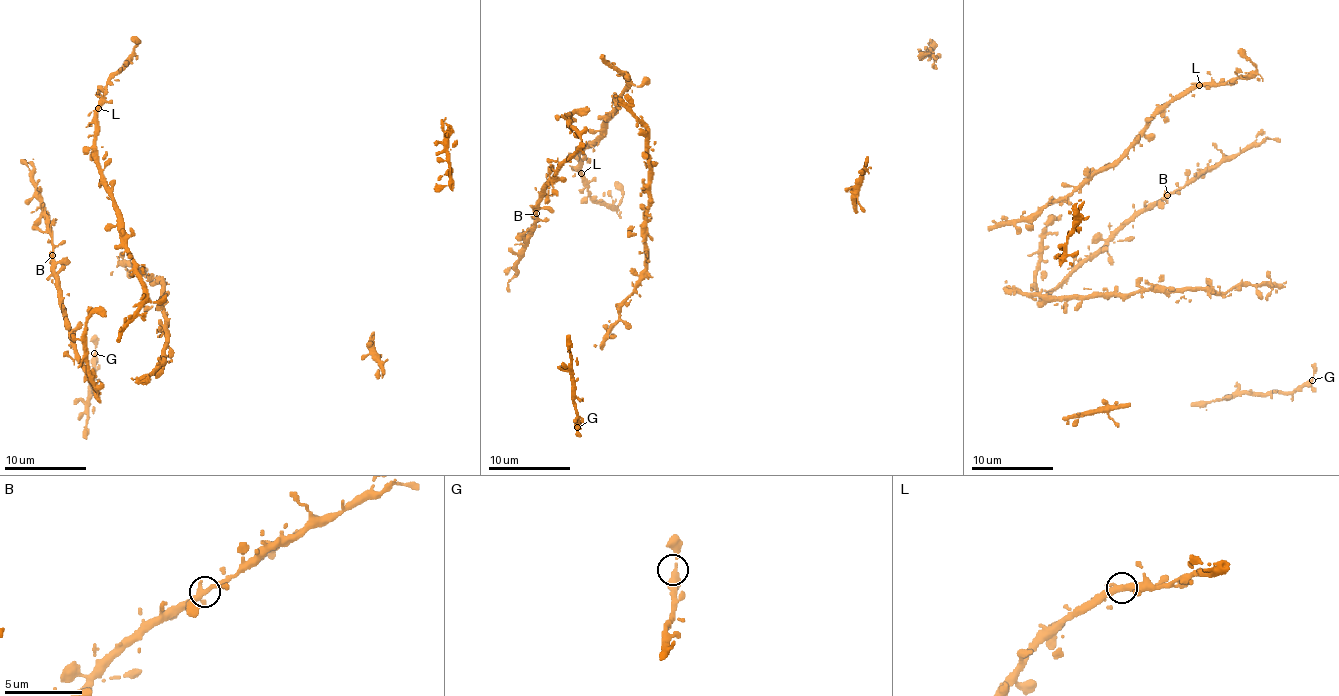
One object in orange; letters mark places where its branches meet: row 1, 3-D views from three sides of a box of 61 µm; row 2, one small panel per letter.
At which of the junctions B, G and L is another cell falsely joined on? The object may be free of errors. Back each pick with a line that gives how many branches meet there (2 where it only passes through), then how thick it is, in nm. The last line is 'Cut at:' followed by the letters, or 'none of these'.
Cut at: none of these

